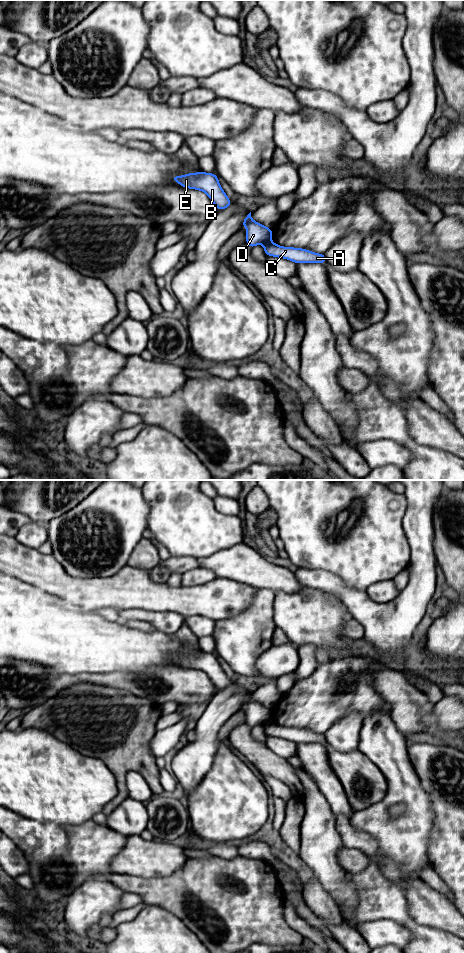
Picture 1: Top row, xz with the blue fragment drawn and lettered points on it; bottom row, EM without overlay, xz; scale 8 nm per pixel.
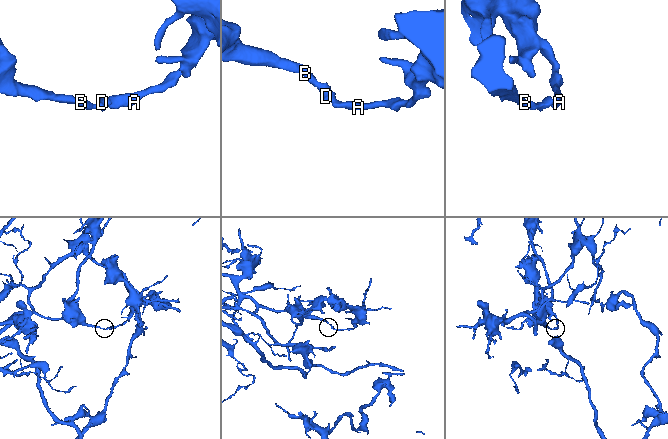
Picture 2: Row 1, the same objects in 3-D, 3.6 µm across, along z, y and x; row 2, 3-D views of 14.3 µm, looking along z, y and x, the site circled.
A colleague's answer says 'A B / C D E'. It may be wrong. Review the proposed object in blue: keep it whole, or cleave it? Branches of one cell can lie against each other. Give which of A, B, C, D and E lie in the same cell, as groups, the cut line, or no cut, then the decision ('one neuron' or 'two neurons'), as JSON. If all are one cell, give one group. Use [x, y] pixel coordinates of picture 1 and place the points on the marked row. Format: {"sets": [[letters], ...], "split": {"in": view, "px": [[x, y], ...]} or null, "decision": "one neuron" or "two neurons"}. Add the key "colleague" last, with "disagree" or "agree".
{"sets": [["A", "C"], ["B", "D", "E"]], "split": {"in": "xz", "px": [[270, 240], [263, 244]]}, "decision": "two neurons", "colleague": "disagree"}

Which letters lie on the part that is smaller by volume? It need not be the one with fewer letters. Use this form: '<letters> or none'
A, C

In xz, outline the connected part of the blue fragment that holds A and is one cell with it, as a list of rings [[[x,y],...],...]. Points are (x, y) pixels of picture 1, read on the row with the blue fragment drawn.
[[[269,241],[264,244],[264,251],[267,256],[288,259],[297,264],[300,263],[323,264],[326,262],[324,254],[314,253],[312,251],[302,248],[283,247],[273,243],[272,241]]]

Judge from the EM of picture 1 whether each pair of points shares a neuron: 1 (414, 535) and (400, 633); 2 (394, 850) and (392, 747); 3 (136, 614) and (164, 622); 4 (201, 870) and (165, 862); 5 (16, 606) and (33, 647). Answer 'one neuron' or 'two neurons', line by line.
1: one neuron
2: one neuron
3: one neuron
4: two neurons
5: one neuron

